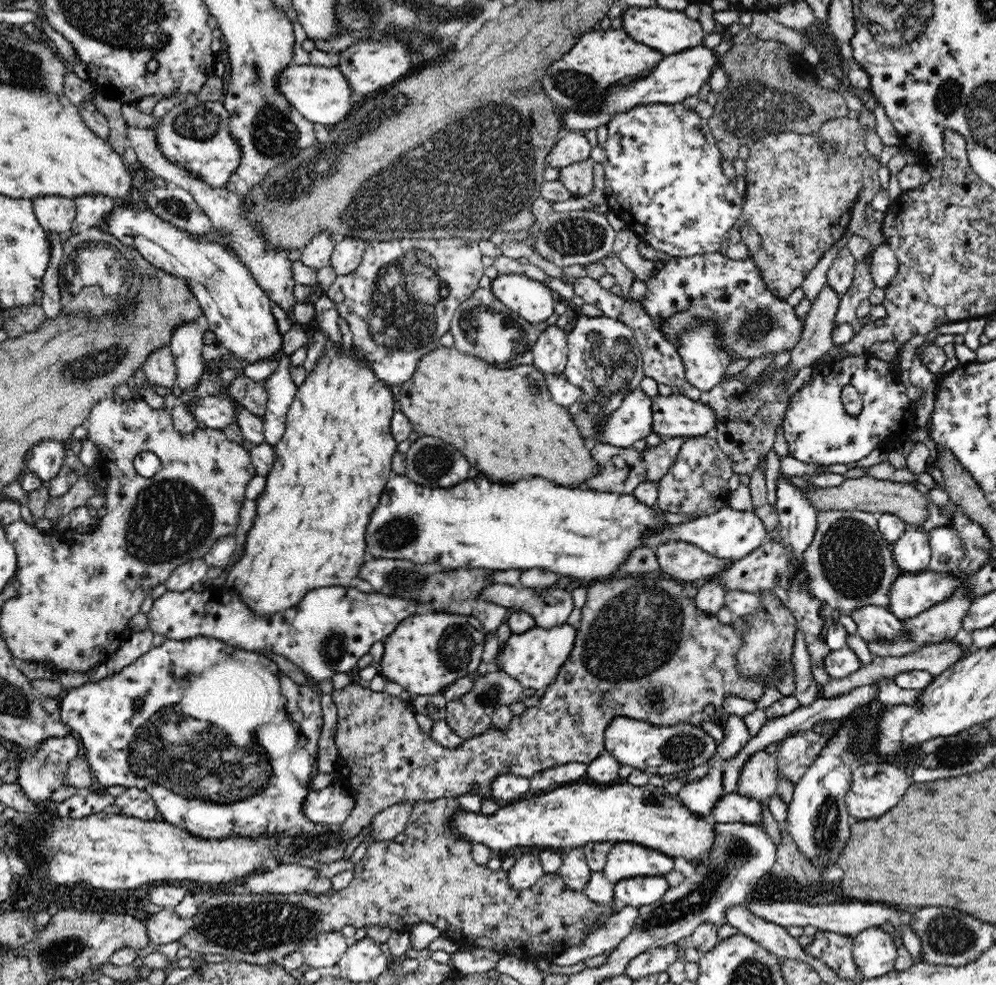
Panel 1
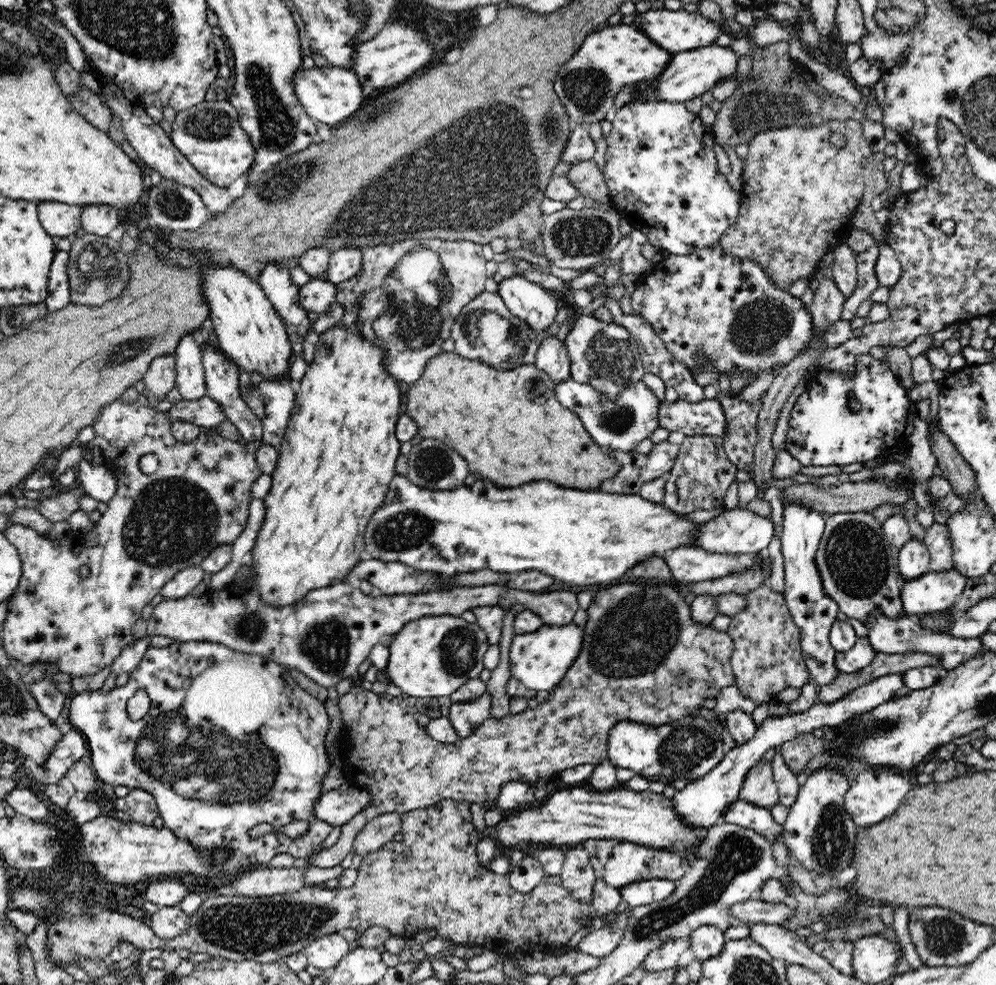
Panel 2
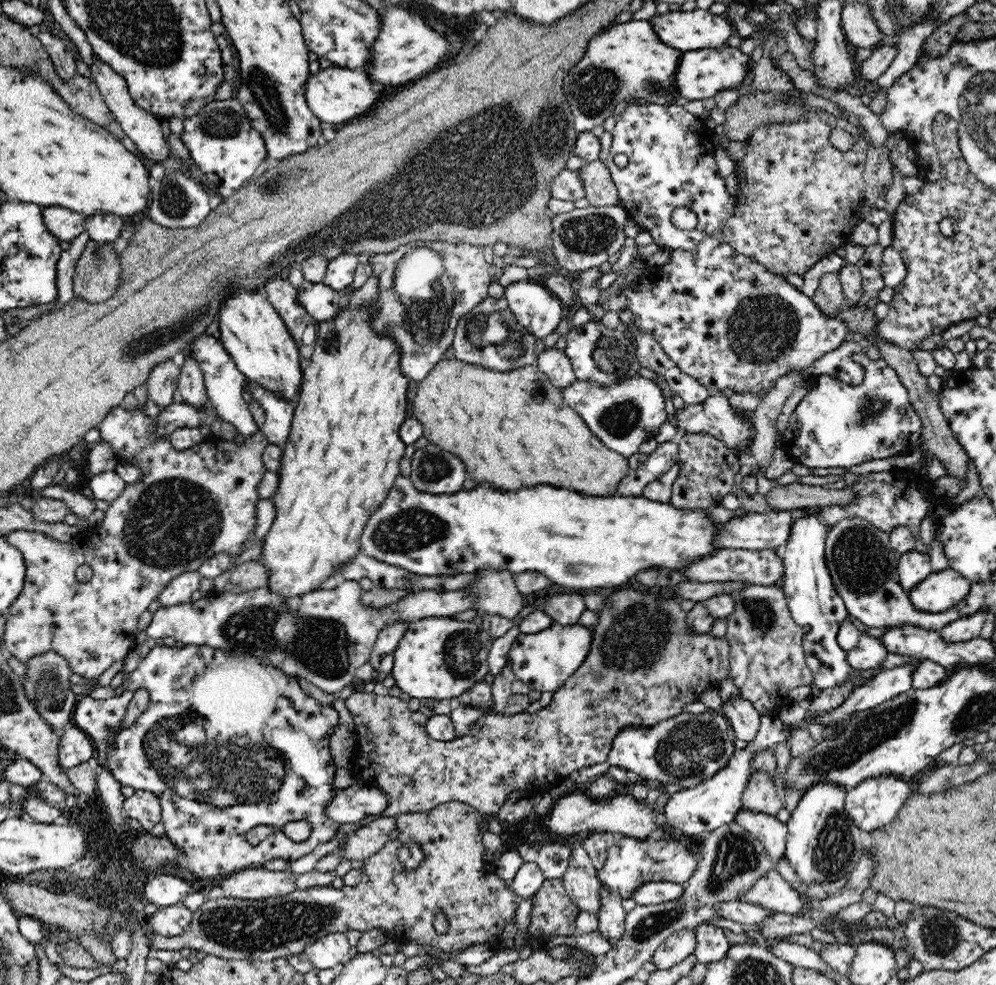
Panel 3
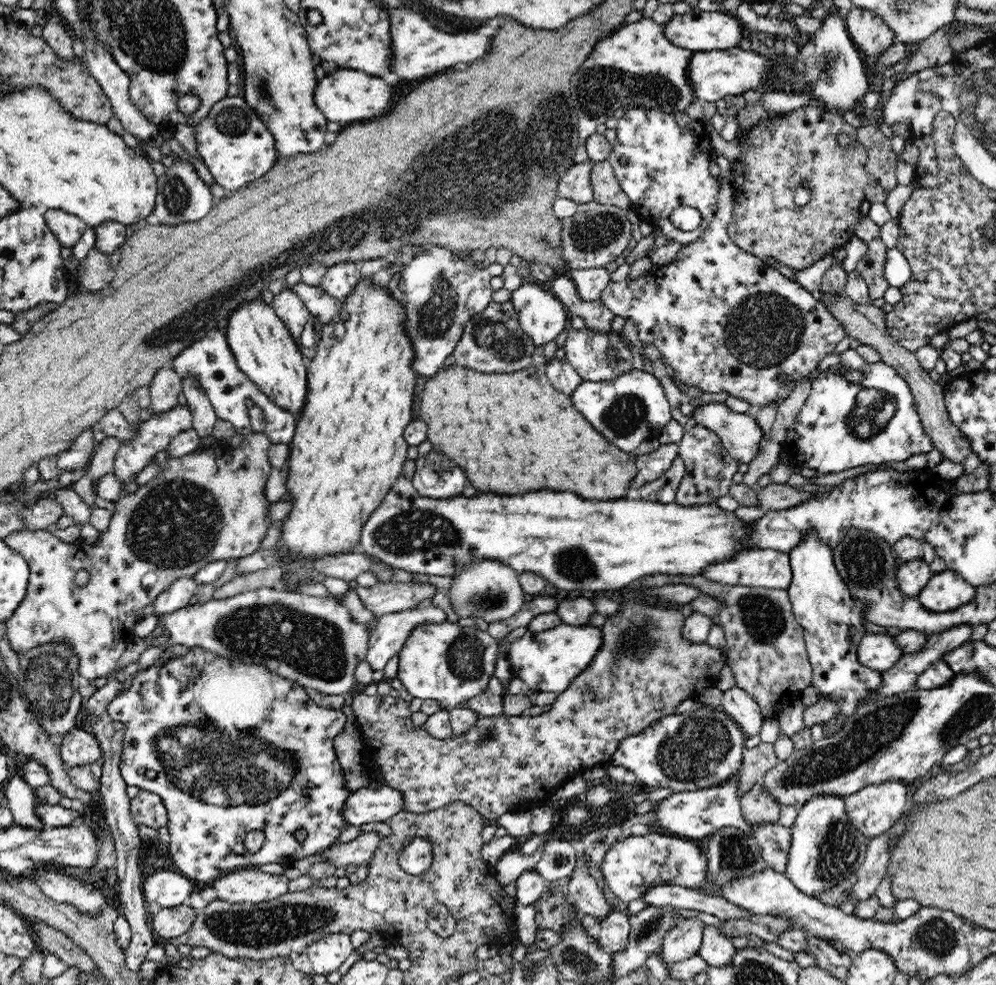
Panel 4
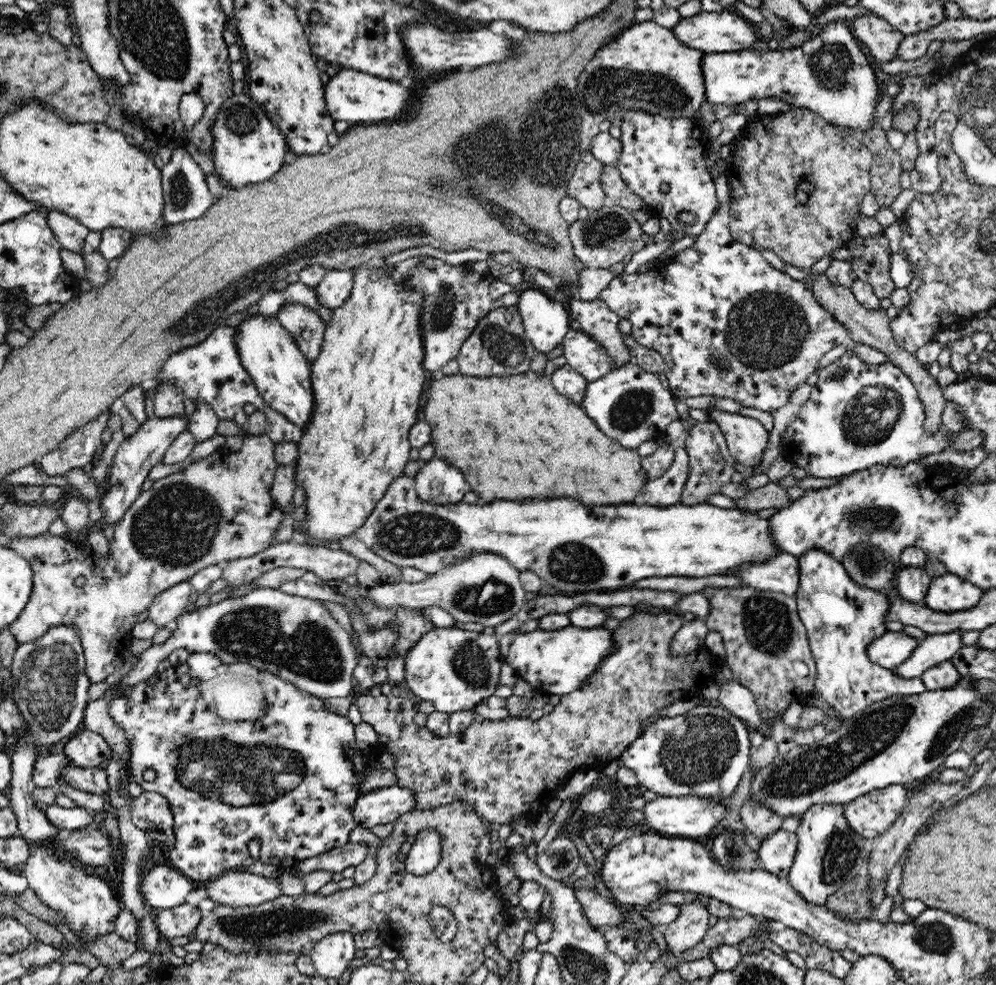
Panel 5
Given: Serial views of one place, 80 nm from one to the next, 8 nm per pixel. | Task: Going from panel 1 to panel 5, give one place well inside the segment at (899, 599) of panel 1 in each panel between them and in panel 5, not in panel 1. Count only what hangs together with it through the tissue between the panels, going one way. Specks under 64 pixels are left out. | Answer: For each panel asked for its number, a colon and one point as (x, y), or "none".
2: (934, 591)
3: (942, 590)
4: (946, 590)
5: (948, 593)

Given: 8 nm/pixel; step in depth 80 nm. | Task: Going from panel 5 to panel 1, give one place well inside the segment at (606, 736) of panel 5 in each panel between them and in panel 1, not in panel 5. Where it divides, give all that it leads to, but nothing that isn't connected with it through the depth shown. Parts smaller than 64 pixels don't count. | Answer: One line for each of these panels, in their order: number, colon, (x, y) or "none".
1: (644, 651)
2: (644, 659)
3: (644, 665)
4: (503, 763)

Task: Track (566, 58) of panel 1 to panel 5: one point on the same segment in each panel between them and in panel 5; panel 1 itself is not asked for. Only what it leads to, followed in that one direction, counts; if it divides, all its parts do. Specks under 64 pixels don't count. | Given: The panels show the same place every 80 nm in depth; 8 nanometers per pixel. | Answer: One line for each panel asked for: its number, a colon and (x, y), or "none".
2: (614, 56)
3: (628, 61)
4: (636, 66)
5: (646, 68)

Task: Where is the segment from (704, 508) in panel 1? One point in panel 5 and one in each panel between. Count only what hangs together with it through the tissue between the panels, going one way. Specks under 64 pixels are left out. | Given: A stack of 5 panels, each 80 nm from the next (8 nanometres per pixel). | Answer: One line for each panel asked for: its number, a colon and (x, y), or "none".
2: (700, 476)
3: (707, 467)
4: (709, 469)
5: (711, 465)

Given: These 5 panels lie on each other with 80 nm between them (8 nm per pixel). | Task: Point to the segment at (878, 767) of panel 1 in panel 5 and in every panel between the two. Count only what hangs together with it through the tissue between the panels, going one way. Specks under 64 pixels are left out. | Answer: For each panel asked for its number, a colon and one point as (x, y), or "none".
2: (873, 794)
3: (873, 803)
4: (874, 809)
5: (871, 815)

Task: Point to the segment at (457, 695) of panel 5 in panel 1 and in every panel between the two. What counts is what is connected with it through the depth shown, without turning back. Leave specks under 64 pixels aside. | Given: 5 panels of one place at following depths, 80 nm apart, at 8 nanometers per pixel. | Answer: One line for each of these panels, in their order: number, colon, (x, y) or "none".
1: (428, 651)
2: (433, 656)
3: (438, 658)
4: (448, 663)

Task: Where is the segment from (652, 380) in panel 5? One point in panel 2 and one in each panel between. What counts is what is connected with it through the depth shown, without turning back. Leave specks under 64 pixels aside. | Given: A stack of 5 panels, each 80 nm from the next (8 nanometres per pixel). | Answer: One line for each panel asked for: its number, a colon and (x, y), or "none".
2: (621, 423)
3: (622, 416)
4: (632, 408)

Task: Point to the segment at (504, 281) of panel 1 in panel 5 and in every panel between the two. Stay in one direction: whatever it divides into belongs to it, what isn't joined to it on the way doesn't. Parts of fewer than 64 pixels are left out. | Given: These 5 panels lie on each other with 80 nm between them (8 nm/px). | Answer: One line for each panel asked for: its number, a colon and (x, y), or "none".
2: (537, 306)
3: (538, 310)
4: (542, 316)
5: (545, 319)

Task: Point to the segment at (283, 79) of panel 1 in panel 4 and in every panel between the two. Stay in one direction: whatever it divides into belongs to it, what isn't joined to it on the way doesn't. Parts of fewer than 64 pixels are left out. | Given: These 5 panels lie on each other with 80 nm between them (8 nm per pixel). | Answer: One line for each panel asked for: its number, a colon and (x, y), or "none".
2: (331, 94)
3: (336, 95)
4: (343, 95)

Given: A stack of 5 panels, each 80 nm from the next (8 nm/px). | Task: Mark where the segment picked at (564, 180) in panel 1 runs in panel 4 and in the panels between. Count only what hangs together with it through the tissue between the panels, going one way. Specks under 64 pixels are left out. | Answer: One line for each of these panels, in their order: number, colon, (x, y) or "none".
2: (588, 179)
3: (600, 191)
4: (607, 191)

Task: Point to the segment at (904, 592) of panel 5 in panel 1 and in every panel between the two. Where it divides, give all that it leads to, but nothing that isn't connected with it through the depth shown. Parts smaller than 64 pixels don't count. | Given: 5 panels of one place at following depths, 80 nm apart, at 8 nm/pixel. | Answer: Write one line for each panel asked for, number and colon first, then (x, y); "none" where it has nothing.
1: (911, 552)
2: (913, 560)
3: (914, 566)
4: (912, 576)

